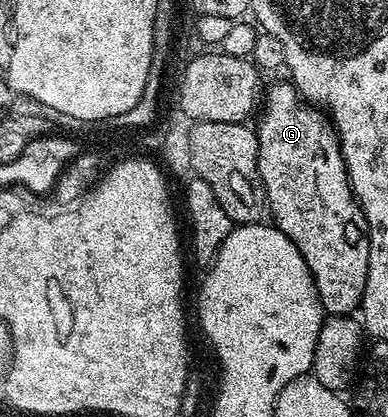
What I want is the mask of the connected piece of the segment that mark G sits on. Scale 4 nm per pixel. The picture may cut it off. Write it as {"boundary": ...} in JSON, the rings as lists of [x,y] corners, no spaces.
{"boundary":[[[293,81],[274,82],[266,90],[266,103],[262,106],[262,119],[256,125],[258,136],[258,177],[261,193],[264,195],[264,206],[270,209],[273,225],[278,227],[296,248],[300,248],[300,256],[304,256],[304,264],[312,272],[312,280],[316,284],[318,298],[322,302],[323,311],[327,315],[353,315],[356,308],[362,305],[362,293],[364,284],[368,280],[368,252],[370,251],[370,237],[366,231],[366,217],[360,208],[353,190],[350,189],[350,180],[346,177],[346,162],[342,159],[342,147],[338,145],[338,132],[334,128],[333,122],[317,105],[305,101],[301,94],[298,93],[298,87]]]}

